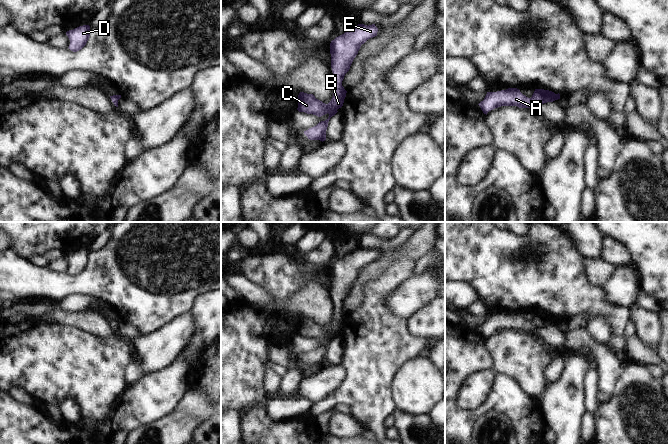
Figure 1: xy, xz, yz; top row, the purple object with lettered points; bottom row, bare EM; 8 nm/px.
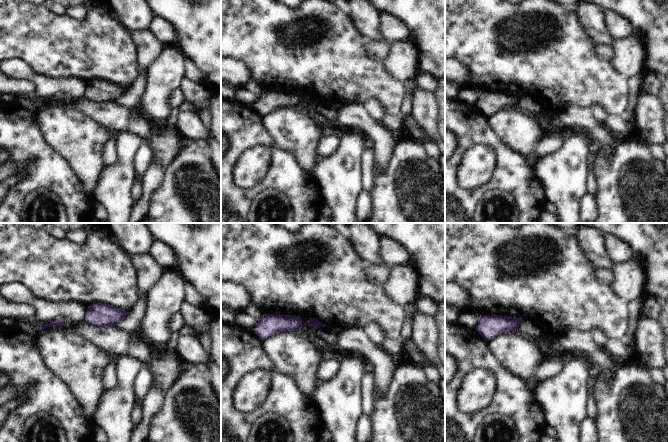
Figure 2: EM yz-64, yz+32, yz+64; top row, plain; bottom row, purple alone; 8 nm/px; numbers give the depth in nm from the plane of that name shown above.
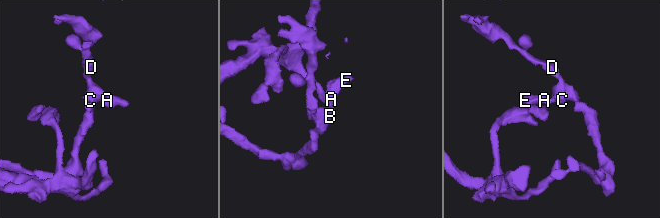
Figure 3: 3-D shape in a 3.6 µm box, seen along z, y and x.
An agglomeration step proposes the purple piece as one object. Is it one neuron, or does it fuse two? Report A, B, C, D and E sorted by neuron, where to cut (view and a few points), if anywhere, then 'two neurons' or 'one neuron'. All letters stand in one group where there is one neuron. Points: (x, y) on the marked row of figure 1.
groups A B C D E; cut none; one neuron

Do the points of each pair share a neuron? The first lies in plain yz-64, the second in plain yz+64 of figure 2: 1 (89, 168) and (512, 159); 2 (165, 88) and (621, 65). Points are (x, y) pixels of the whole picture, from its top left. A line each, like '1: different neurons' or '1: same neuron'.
1: different neurons
2: same neuron

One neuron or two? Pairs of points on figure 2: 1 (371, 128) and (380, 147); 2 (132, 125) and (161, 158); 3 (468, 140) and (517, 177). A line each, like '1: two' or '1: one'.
1: one
2: one
3: one

